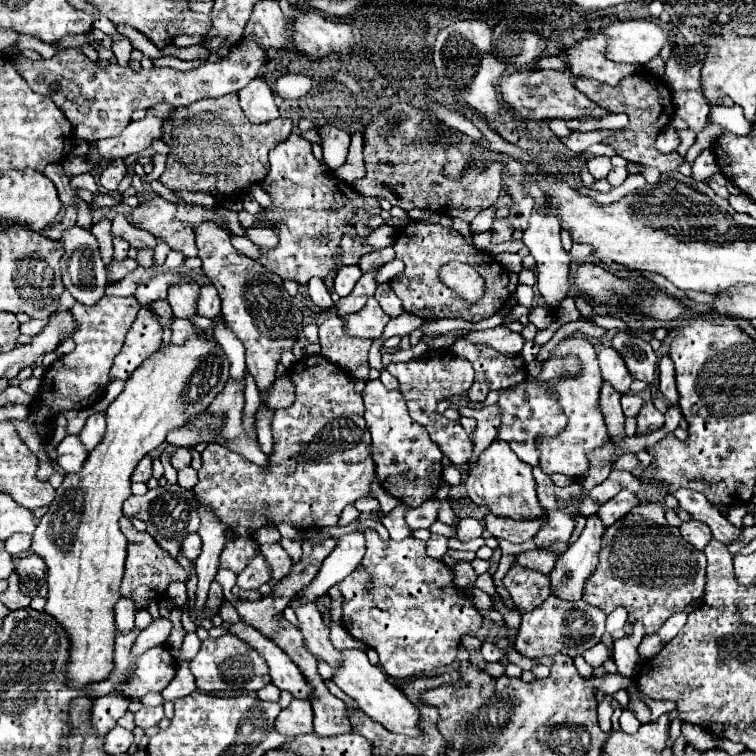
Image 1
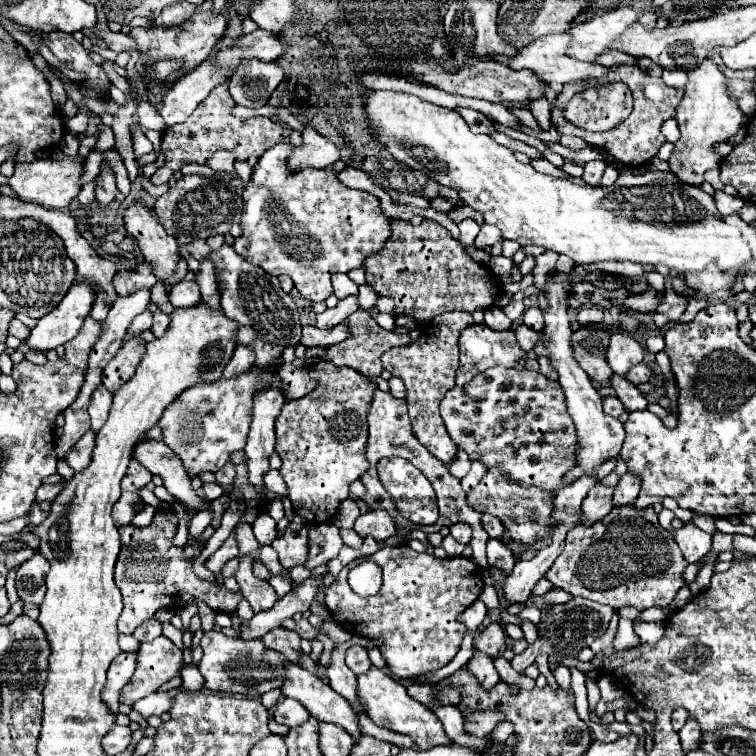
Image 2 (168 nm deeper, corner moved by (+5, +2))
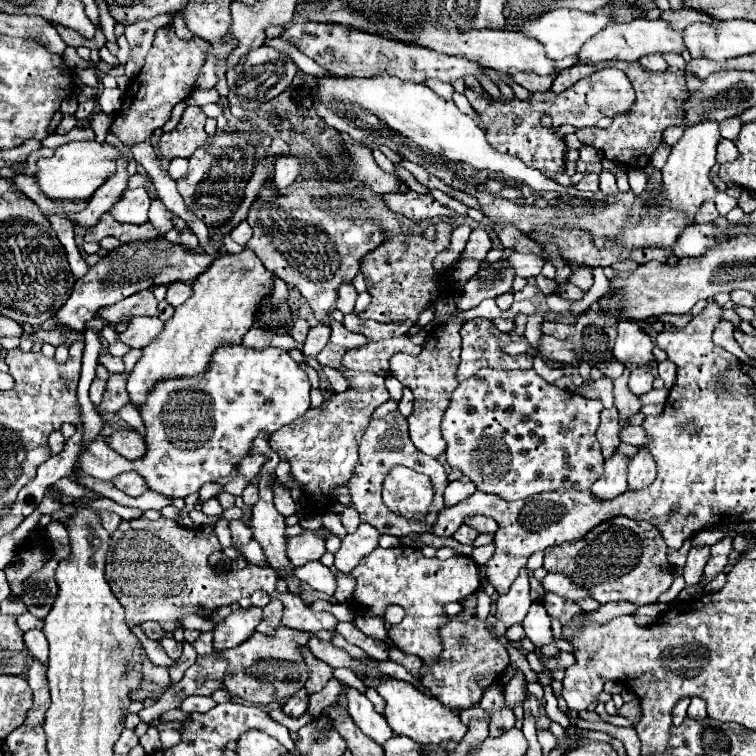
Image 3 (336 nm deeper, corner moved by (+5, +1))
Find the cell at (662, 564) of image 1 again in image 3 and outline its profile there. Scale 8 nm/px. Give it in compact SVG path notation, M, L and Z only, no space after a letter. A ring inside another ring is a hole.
M624 516L602 522L578 542L564 542L546 550L544 568L548 572L568 572L568 576L590 590L600 604L628 600L636 606L652 604L672 584L666 542L660 530L650 522L634 522Z

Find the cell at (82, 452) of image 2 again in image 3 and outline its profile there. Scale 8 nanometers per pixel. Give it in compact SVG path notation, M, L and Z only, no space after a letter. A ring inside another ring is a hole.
M224 344L222 350L216 350L216 354L212 354L212 362L208 366L208 370L204 374L198 374L198 376L192 376L192 378L164 378L164 382L158 382L154 388L152 388L152 394L146 398L144 406L138 408L142 420L144 420L144 426L146 426L146 434L144 434L144 440L146 440L146 454L138 460L126 460L122 458L118 452L112 452L112 448L104 442L104 438L96 438L88 444L88 450L80 454L80 468L100 480L114 480L118 474L122 472L138 472L150 490L156 490L156 492L162 492L166 496L174 496L174 498L186 498L188 494L196 494L206 482L216 482L218 478L222 476L228 476L238 464L240 460L248 454L250 450L250 442L256 438L256 434L260 432L276 432L278 428L294 422L296 418L304 416L304 412L310 408L310 380L308 380L308 374L290 358L290 354L286 350L280 350L280 348L262 348L262 350L256 350L256 348L246 348L242 344L236 344L236 346L230 346L230 344Z

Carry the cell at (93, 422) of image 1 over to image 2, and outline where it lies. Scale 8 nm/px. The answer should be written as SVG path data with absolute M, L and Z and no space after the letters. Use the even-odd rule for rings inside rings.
M100 385L100 389L96 389L92 393L92 399L90 399L90 407L88 407L88 413L90 413L90 419L92 419L92 431L100 431L104 421L108 419L108 413L110 413L110 405L112 405L112 393Z

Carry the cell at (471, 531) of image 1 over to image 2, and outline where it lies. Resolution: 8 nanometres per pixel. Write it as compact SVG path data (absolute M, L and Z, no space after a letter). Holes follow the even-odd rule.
M456 523L456 525L450 527L450 535L452 535L458 543L468 545L468 543L470 543L470 537L472 537L472 529L470 529L470 525L466 525L466 523Z

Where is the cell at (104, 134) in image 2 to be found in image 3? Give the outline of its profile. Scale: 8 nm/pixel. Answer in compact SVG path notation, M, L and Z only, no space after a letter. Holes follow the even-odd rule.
M96 114L96 116L92 118L92 128L94 128L98 140L100 140L100 138L106 138L106 132L108 132L110 124L112 124L112 118L110 118L108 114Z

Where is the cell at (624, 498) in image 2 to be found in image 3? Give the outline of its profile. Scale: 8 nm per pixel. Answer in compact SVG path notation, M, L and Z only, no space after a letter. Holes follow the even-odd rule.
M640 450L628 468L628 488L632 490L640 490L646 488L654 482L656 478L656 462L654 458L648 454L648 450Z

